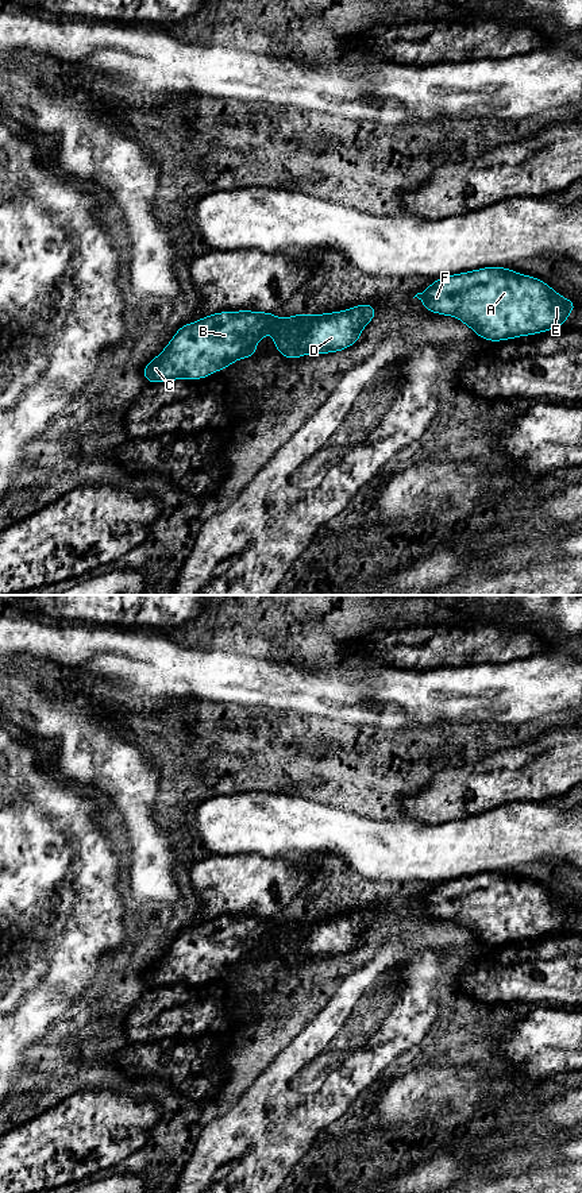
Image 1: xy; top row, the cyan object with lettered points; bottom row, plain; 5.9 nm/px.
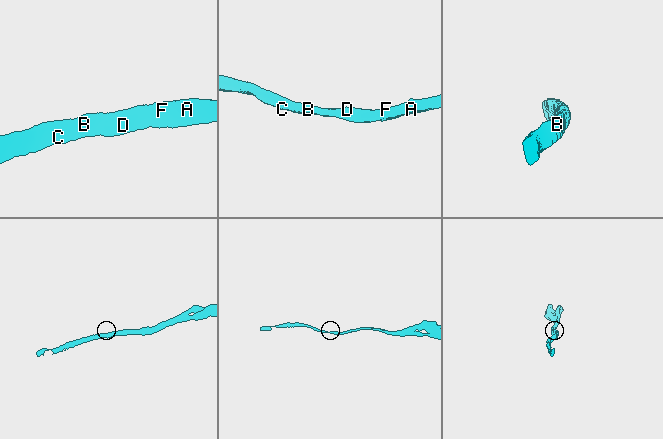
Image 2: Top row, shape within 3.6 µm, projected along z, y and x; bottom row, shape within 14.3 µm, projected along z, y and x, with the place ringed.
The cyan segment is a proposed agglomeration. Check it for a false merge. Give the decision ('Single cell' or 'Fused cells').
Single cell

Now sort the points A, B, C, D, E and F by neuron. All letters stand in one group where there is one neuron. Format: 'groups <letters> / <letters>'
groups A B C D E F

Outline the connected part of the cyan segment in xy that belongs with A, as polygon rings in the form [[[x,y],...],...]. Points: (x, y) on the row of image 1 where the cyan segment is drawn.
[[[483,267],[435,279],[417,297],[431,313],[455,316],[489,341],[536,335],[566,324],[568,313],[578,306],[560,297],[543,281],[521,275],[505,267]]]

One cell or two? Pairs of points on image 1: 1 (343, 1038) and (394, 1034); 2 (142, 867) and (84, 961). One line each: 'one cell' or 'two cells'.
1: one cell
2: two cells

